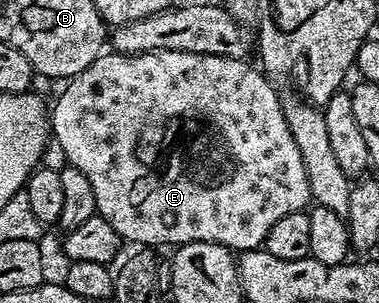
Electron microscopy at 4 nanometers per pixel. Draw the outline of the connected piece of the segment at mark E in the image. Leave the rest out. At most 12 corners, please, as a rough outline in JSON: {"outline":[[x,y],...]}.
{"outline":[[105,52],[51,106],[126,243],[310,205],[256,65]]}

